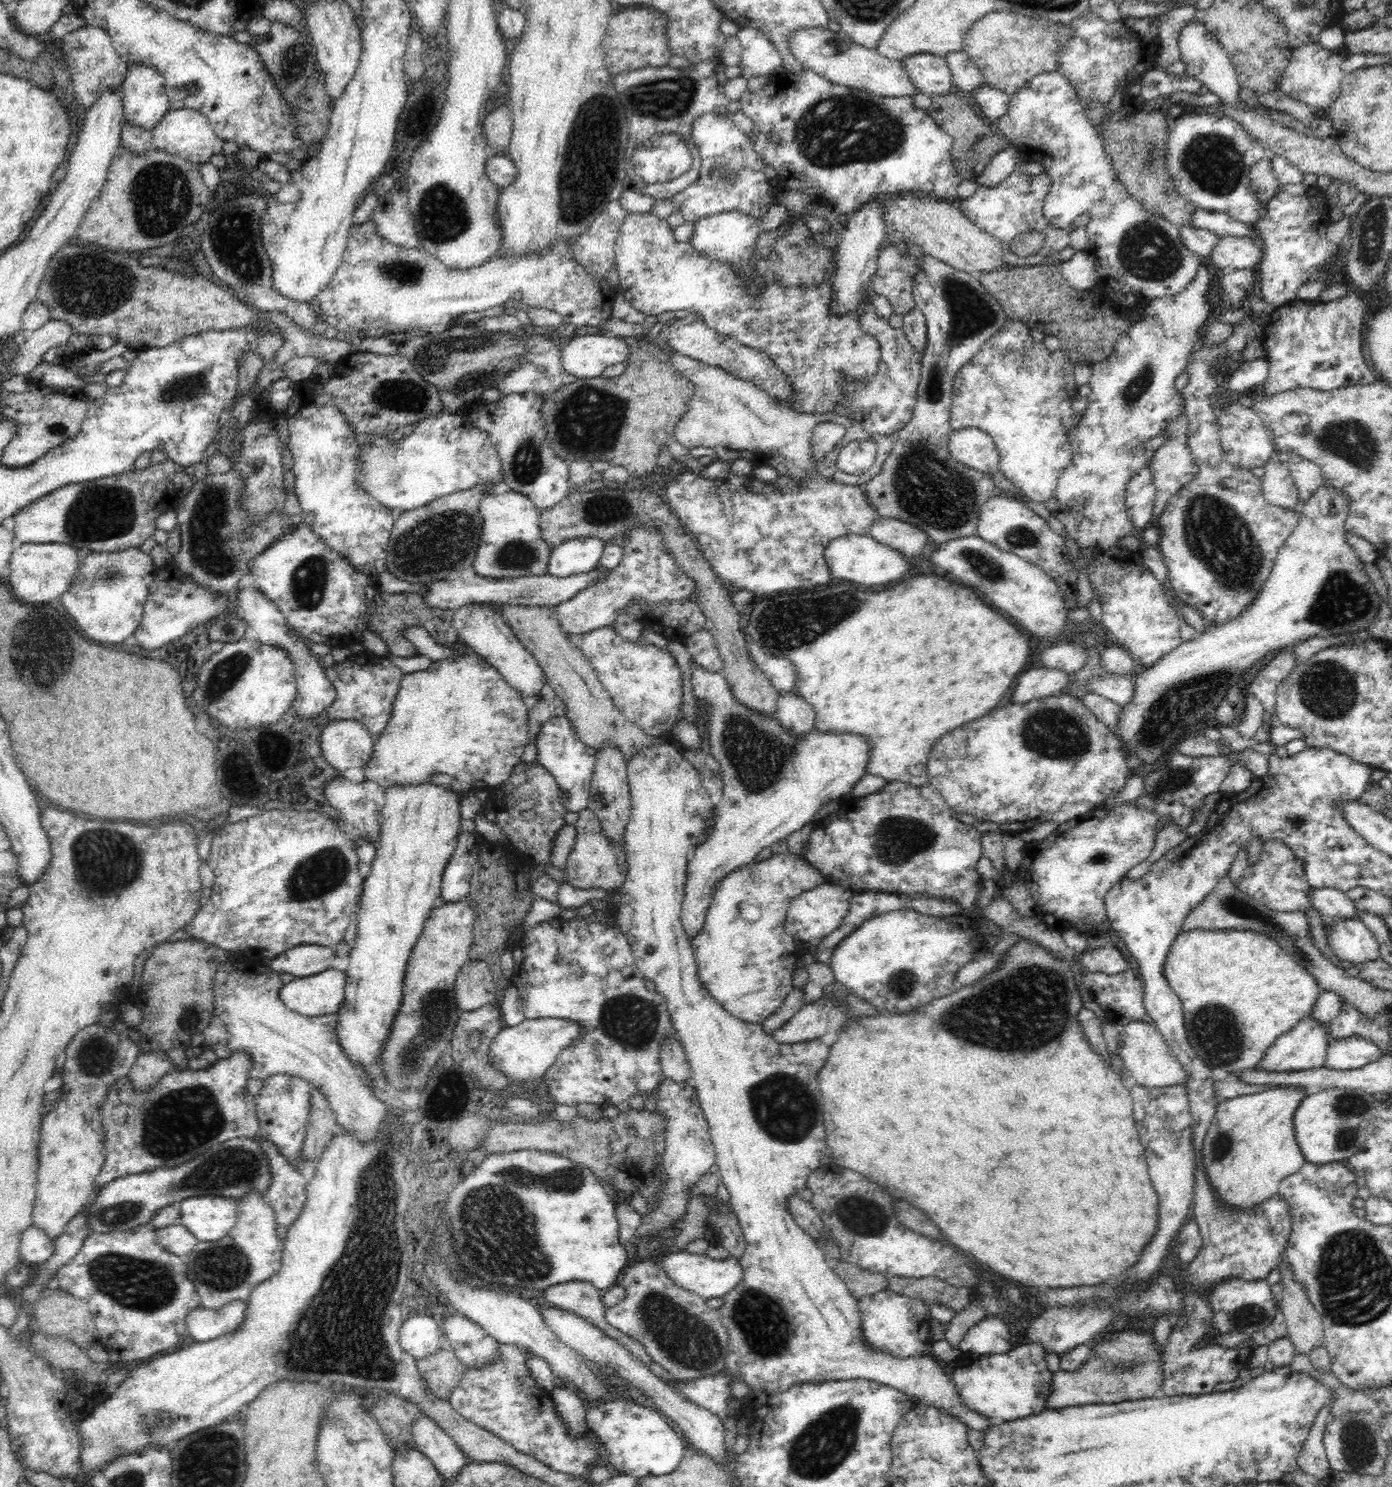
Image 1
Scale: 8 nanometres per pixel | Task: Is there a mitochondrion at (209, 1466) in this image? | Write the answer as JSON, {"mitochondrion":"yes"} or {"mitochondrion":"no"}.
{"mitochondrion":"yes"}

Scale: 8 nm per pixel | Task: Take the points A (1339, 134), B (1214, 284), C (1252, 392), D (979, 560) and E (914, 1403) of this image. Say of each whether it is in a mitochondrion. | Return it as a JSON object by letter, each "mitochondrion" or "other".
{"A":"other","B":"other","C":"other","D":"mitochondrion","E":"other"}

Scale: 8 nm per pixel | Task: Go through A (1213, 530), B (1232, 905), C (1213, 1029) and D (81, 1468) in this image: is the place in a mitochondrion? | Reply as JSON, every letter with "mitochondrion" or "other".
{"A":"mitochondrion","B":"mitochondrion","C":"mitochondrion","D":"other"}

